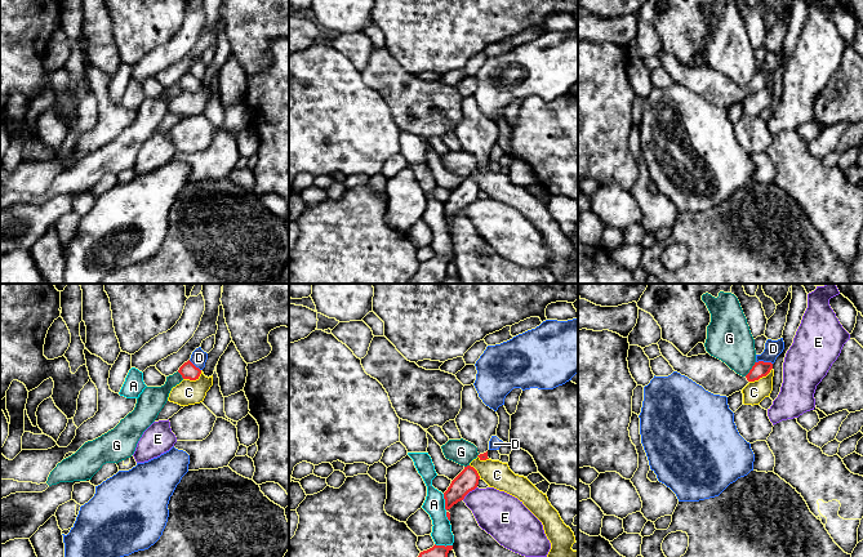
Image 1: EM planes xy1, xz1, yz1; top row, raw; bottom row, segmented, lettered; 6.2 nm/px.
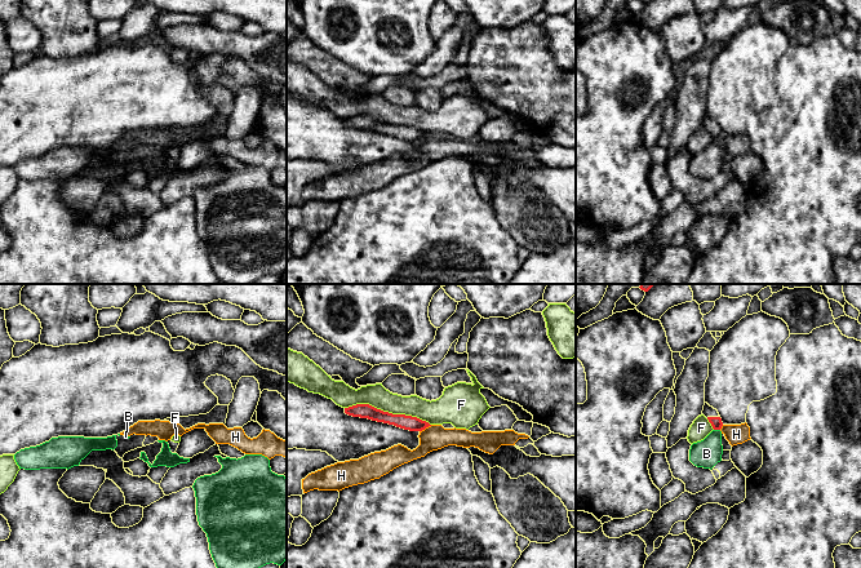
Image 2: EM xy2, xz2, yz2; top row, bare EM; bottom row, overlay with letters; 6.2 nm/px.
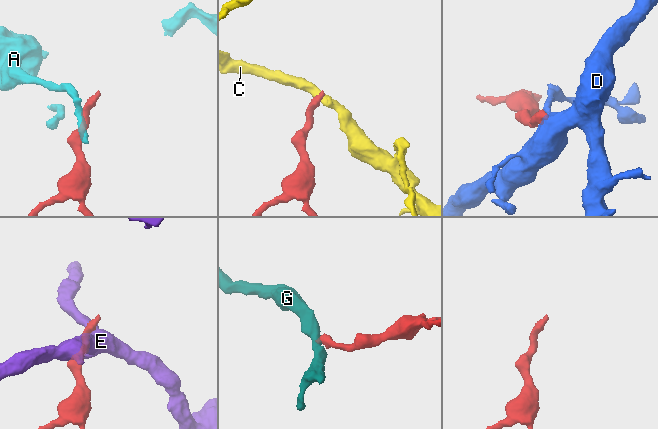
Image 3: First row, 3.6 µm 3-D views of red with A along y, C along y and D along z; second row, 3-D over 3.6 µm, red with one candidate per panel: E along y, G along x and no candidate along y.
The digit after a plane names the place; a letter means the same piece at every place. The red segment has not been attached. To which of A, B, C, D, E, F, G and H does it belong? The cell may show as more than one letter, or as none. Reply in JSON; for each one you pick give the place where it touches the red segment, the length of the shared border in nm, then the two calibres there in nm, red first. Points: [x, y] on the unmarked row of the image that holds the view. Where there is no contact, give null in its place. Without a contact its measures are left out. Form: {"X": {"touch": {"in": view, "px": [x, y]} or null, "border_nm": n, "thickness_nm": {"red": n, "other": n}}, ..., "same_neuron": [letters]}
{"same_neuron": []}

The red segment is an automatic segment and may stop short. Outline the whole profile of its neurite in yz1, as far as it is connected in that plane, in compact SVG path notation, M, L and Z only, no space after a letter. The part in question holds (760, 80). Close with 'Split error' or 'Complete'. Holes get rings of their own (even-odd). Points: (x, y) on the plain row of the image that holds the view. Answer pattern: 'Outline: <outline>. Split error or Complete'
Outline: M663 50L658 53L658 57L662 67L675 83L688 88L713 106L729 108L742 102L749 93L766 88L773 80L771 73L759 72L746 88L742 88L709 64L688 68L672 54Z. Split error

